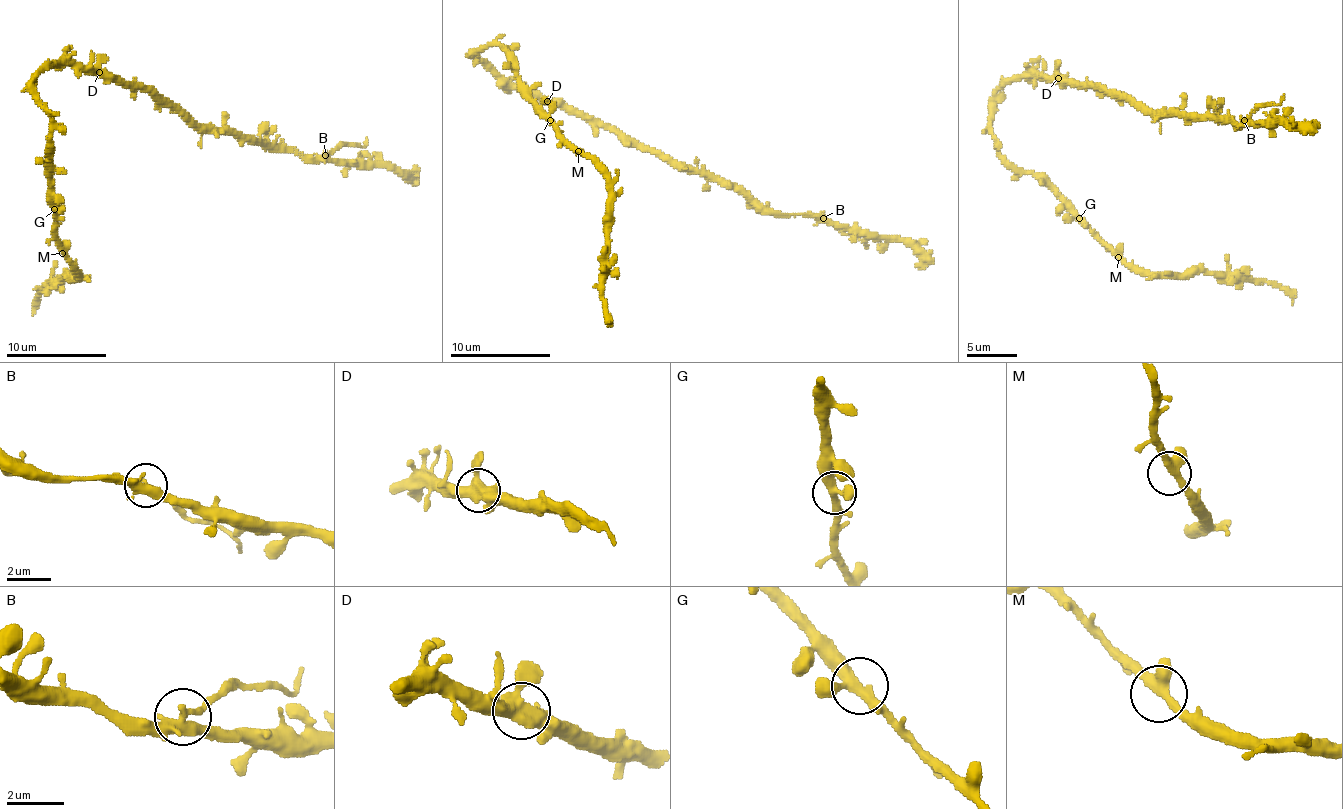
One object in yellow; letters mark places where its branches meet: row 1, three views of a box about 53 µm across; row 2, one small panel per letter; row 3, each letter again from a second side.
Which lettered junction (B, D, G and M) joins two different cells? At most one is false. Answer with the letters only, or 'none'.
B

